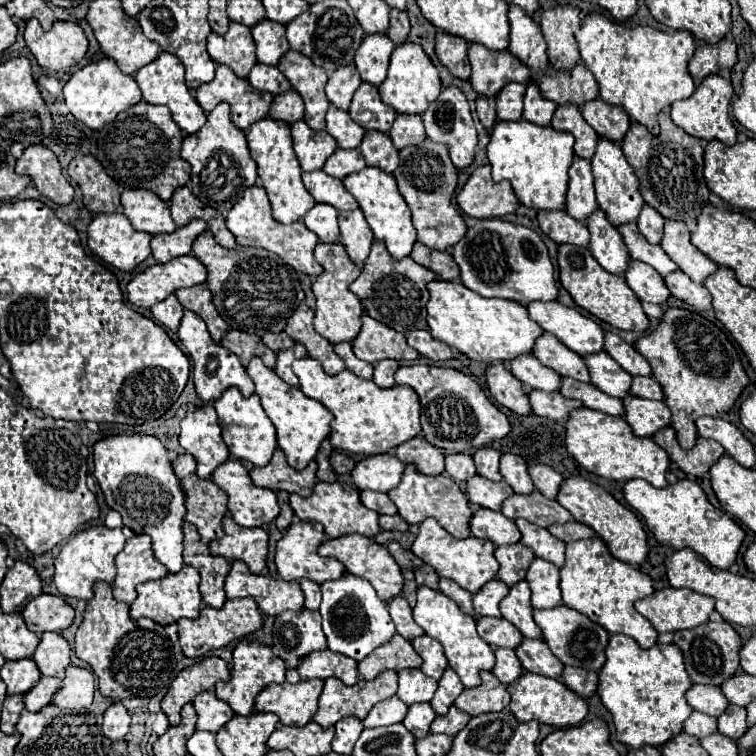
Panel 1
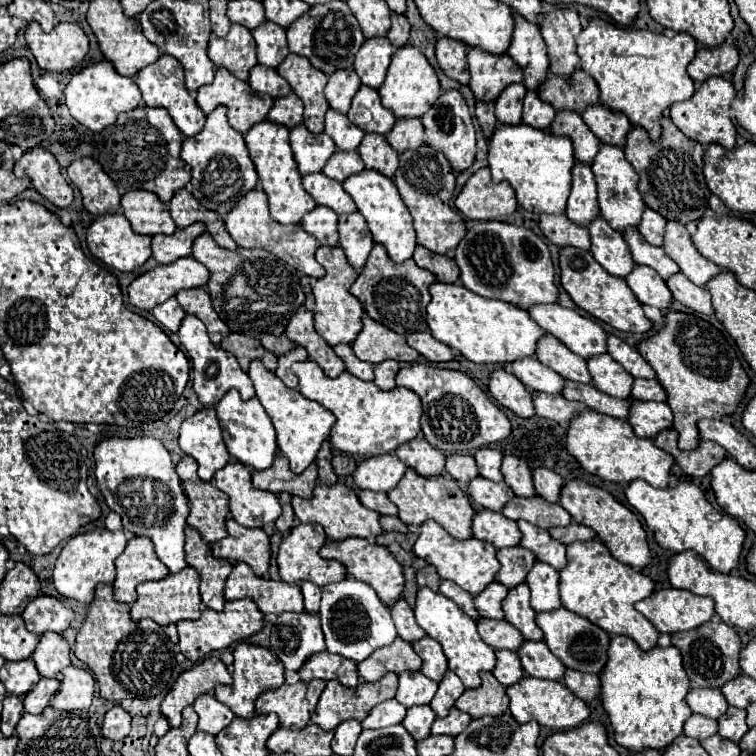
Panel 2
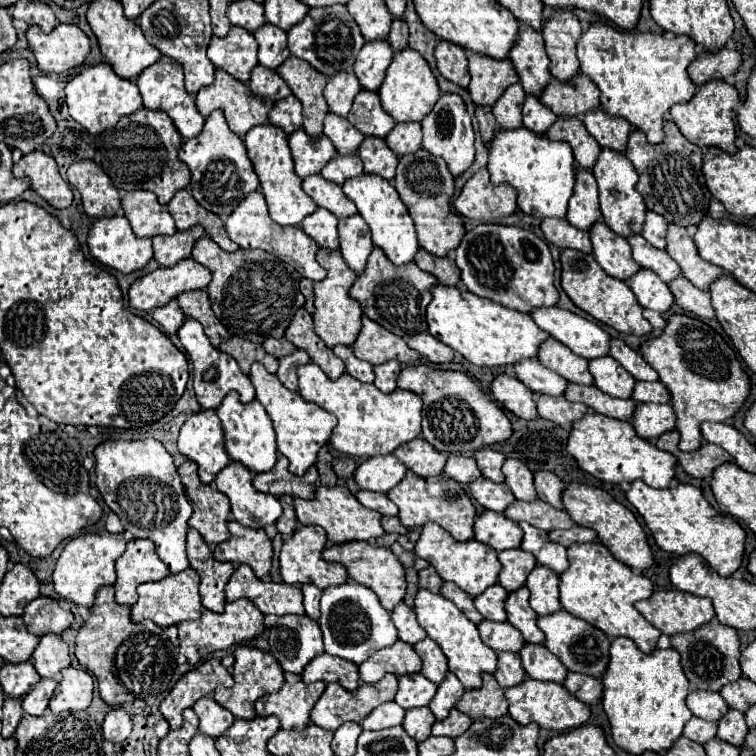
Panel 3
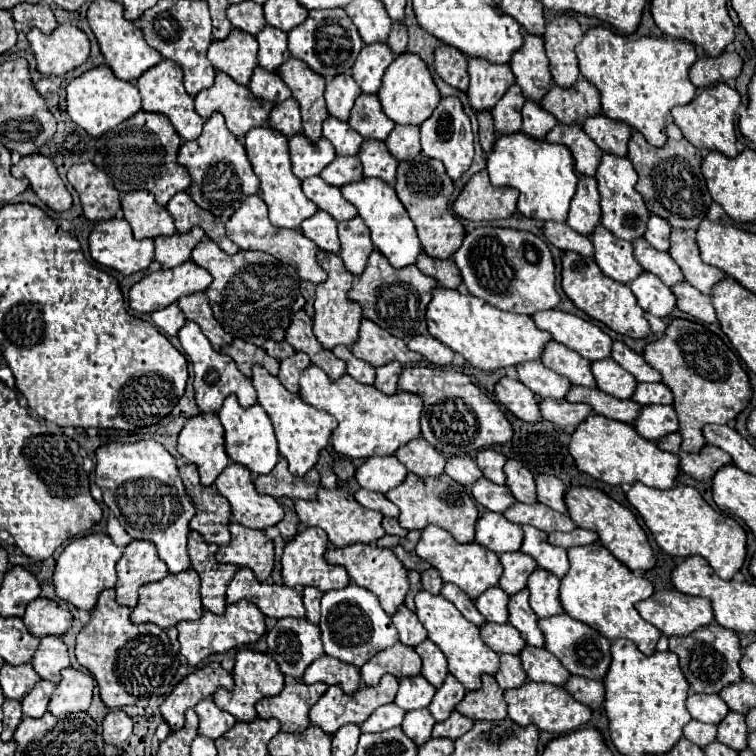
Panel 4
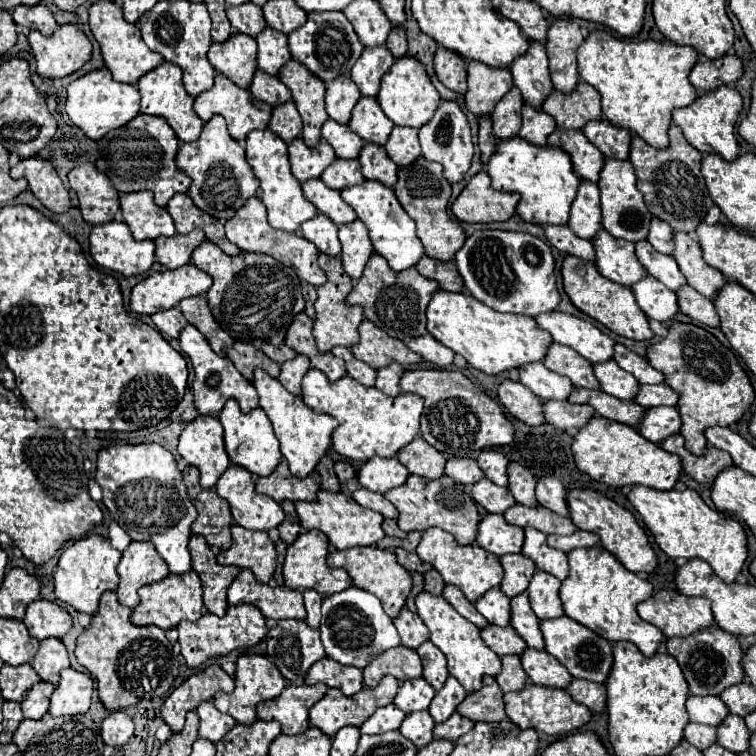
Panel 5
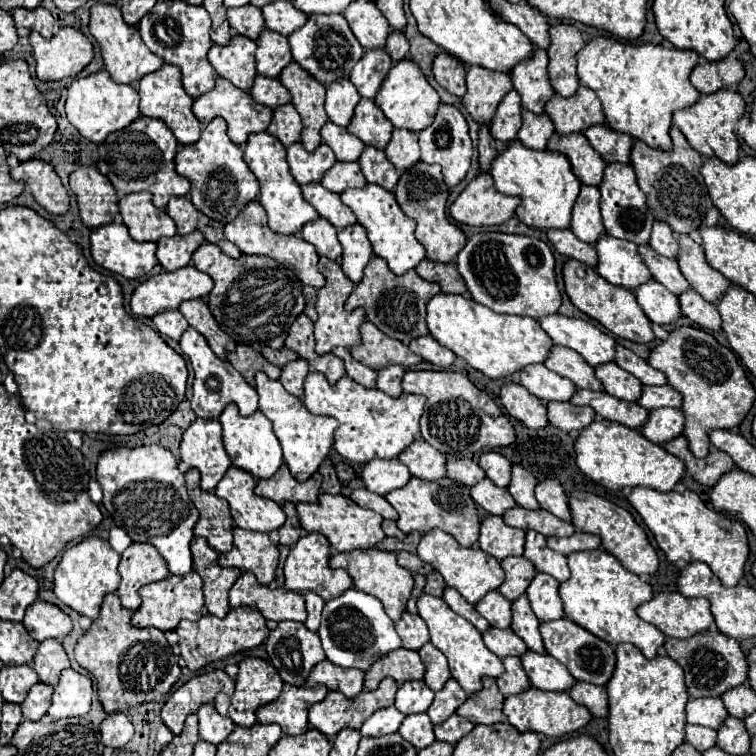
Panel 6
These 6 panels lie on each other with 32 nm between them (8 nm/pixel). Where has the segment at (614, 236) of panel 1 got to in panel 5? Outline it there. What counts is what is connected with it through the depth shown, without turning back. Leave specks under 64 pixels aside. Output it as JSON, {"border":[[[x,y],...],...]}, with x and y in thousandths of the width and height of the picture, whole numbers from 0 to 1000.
{"border":[[[796,302],[788,310],[788,317],[783,317],[783,323],[788,331],[788,352],[794,362],[807,368],[810,373],[836,378],[839,373],[857,362],[854,354],[841,344],[836,320],[812,315]]]}

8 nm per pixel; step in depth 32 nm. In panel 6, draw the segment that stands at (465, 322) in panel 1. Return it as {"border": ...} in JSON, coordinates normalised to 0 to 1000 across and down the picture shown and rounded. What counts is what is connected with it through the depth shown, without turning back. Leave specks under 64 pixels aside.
{"border":[[[577,389],[566,399],[566,437],[569,442],[603,471],[611,471],[627,489],[640,492],[648,500],[664,500],[690,489],[698,481],[720,479],[730,455],[730,447],[714,434],[714,429],[698,418],[656,415],[646,405],[630,402],[622,392],[608,389]]]}

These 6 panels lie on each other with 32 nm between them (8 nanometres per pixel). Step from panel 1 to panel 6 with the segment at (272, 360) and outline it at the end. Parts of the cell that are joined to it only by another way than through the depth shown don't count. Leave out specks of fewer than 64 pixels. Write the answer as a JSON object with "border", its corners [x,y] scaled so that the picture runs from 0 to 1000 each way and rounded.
{"border":[[[315,455],[310,466],[302,466],[302,476],[333,511],[336,511],[336,495],[341,489],[352,492],[362,503],[370,500],[370,487],[365,487],[362,481],[354,481],[354,476],[349,476],[349,471],[344,471],[344,466],[339,466],[328,455]]]}

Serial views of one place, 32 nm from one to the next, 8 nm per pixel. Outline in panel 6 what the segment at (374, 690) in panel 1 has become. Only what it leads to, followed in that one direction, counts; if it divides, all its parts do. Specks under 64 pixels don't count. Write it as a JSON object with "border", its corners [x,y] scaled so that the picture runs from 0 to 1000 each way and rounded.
{"border":[[[508,897],[497,913],[484,913],[481,910],[476,915],[476,921],[471,921],[466,926],[458,926],[458,921],[450,918],[450,915],[434,915],[434,921],[426,929],[421,929],[410,937],[410,958],[415,963],[421,963],[426,971],[431,971],[434,976],[442,976],[452,963],[476,963],[481,958],[481,952],[487,952],[497,939],[521,931],[524,910],[526,910],[524,899]]]}

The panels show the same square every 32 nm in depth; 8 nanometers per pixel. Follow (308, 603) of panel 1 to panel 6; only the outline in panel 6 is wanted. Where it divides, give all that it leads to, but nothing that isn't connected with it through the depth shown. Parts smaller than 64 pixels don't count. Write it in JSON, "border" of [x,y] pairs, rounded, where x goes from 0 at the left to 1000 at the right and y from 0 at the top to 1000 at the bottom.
{"border":[[[405,783],[402,794],[405,794],[405,807],[407,807],[407,820],[402,825],[410,833],[421,833],[421,828],[423,828],[423,810],[426,810],[429,794],[418,783]]]}

